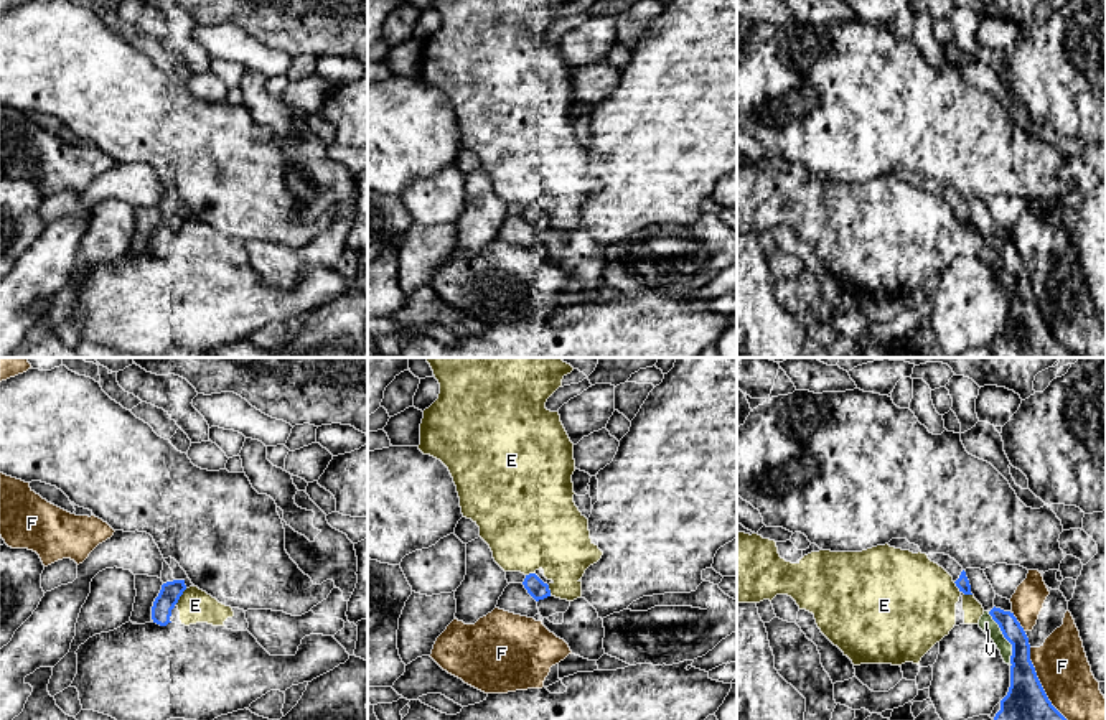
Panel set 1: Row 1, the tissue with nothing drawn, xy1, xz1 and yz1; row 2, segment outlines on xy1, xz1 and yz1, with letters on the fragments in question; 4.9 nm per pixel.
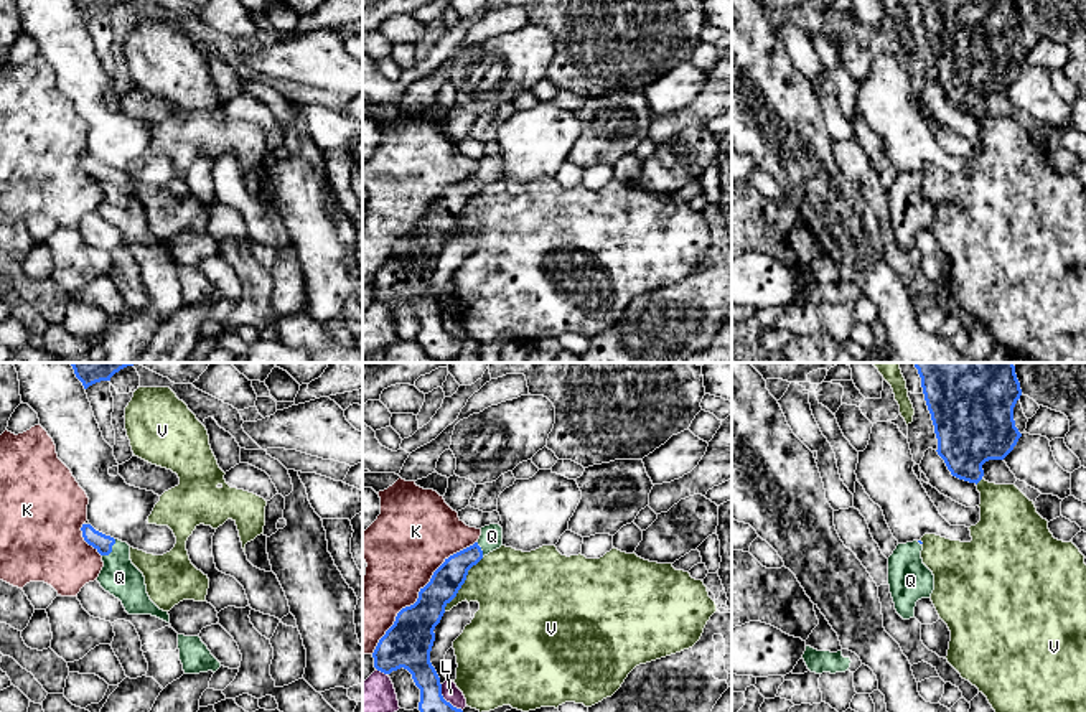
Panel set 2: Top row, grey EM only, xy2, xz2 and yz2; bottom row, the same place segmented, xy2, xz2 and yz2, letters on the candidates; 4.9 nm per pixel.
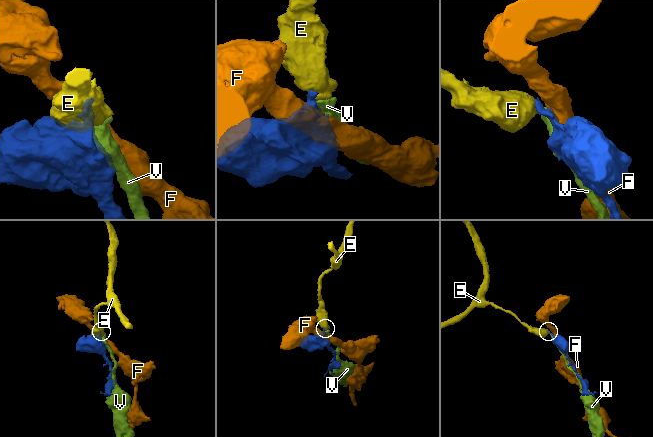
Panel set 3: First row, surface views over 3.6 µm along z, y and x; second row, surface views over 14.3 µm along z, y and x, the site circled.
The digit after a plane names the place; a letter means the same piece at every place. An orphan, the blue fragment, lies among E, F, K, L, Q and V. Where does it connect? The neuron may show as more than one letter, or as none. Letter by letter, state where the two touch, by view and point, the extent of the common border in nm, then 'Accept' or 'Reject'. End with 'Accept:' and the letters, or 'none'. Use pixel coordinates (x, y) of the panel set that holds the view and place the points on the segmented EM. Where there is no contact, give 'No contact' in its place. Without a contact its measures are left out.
E: Touches blue at xy1 (180, 595). Shared border 100 nm. Reject
F: Touches blue at yz1 (1040, 684). Shared border 400 nm. Reject
K: Touches blue at xz2 (419, 594). Shared border 750 nm. Reject
L: Touches blue at xz2 (445, 701). Shared border 170 nm. Reject
Q: Touches blue at xy2 (111, 549). Shared border 110 nm. Accept
V: Touches blue at xz2 (463, 582). Shared border 320 nm. Reject
Accept: Q

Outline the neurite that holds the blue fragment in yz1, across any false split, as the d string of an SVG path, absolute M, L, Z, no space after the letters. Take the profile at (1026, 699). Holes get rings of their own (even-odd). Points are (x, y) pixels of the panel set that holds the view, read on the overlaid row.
M989 611L1004 638L1012 644L1010 687L994 720L1066 720L1048 700L1030 661L1029 638L1010 611Z

